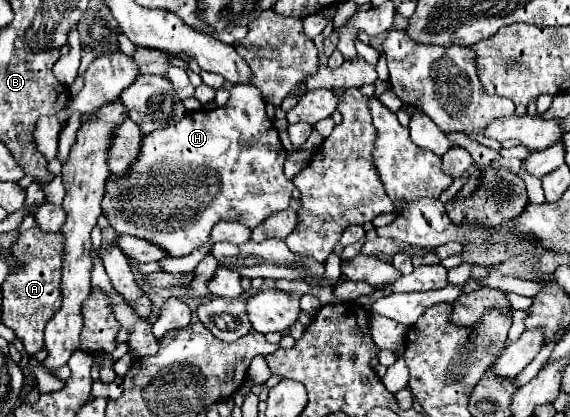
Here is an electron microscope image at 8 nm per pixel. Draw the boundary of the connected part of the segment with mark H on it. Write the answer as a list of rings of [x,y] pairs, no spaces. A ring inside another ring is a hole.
[[[233,85],[231,97],[223,107],[187,113],[177,125],[145,135],[133,169],[121,177],[121,181],[105,187],[105,197],[101,203],[103,215],[119,235],[133,235],[153,241],[171,257],[183,257],[209,241],[209,233],[217,221],[239,221],[253,229],[271,213],[285,211],[295,189],[295,185],[283,175],[285,157],[287,151],[265,113],[261,91],[253,85]]]

